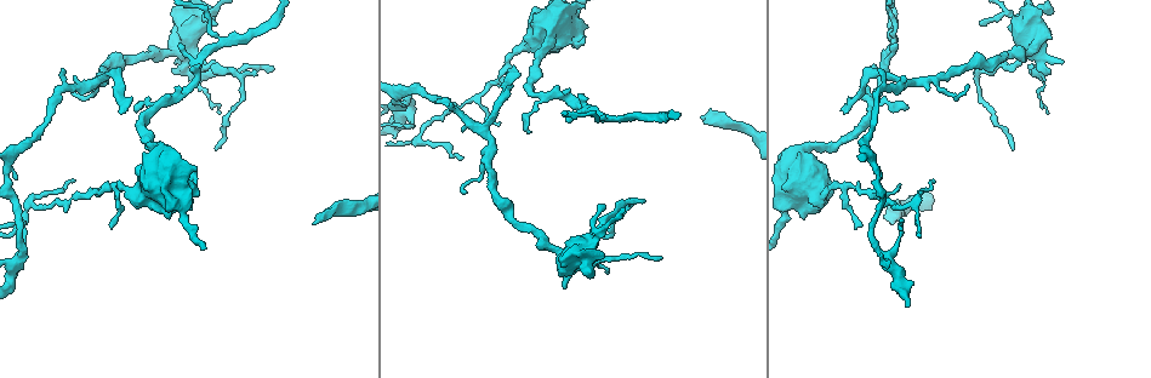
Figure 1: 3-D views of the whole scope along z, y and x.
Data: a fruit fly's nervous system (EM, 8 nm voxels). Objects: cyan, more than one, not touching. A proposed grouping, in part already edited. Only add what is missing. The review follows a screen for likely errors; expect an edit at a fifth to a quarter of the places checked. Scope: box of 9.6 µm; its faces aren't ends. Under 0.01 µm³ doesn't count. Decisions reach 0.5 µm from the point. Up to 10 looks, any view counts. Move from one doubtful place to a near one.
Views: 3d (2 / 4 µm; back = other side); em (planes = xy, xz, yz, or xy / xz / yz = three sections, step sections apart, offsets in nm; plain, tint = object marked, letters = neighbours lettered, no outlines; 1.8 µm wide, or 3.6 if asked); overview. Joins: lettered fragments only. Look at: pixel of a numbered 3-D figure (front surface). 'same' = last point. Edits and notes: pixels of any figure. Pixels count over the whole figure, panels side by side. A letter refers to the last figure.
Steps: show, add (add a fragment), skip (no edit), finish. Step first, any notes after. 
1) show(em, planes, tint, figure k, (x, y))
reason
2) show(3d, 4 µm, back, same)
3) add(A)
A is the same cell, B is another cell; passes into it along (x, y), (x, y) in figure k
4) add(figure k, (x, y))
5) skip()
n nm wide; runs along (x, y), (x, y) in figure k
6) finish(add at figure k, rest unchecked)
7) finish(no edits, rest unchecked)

show(em, planes, tint, figure 1, (410, 112))

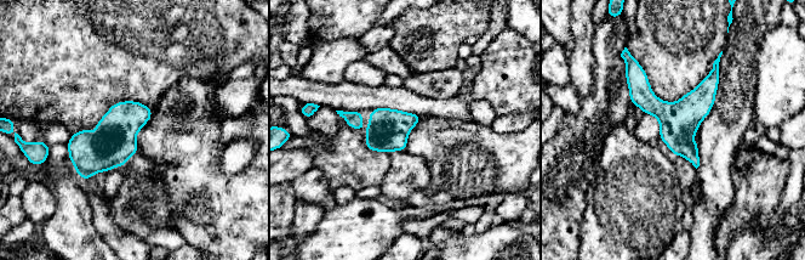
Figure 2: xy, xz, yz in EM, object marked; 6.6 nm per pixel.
show(em, planes, letters, same)
what lies round it

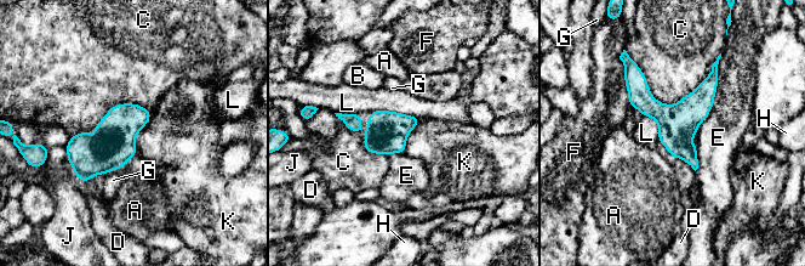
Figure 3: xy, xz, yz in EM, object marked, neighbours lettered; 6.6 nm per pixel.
skip()
A, B, C, D, E, F, G, H, J, K and L are other cells; runs along (629, 75), (675, 129), (695, 165) in figure 3; no lettered fragment goes on from it

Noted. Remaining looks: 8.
show(em, yz, step 8, tint, figure 1, (510, 70))
thin end

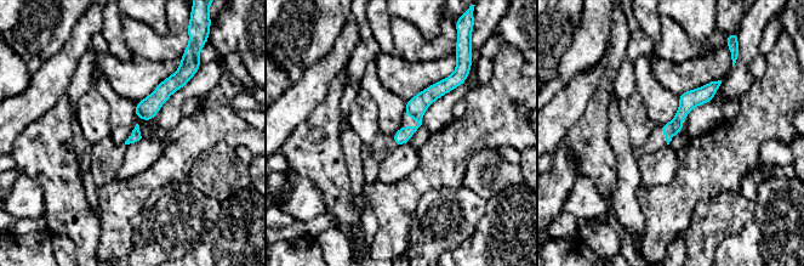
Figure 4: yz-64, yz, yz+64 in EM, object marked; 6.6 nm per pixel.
show(em, planes, letters, same)

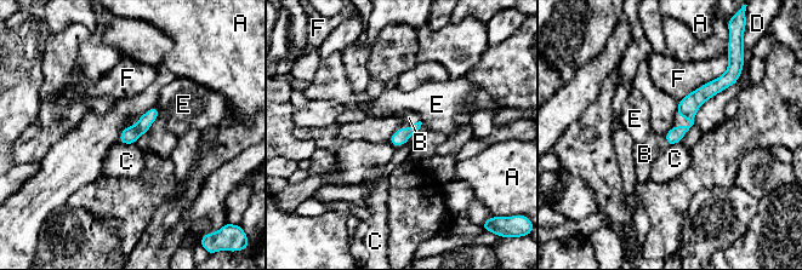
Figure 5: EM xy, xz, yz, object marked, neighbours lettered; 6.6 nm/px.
add(B)
110 nm wide; B is the same cell, A, C, D, E and F are other cells; passes into it along (400, 137), (411, 126), (409, 118) in figure 5; the cell continues

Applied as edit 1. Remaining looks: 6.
show(em, xz, step 4, tint, figure 1, (1040, 67))
abrupt turn

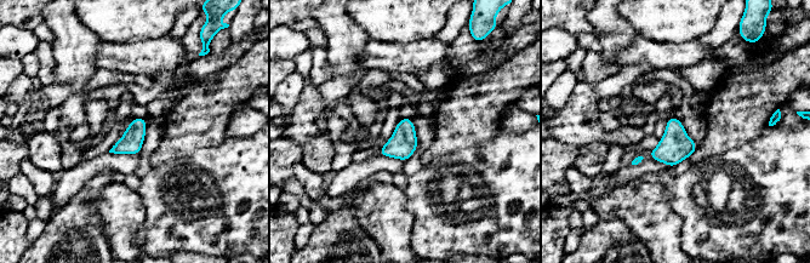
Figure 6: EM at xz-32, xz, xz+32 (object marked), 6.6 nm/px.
show(em, planes, letters, same)
another direction

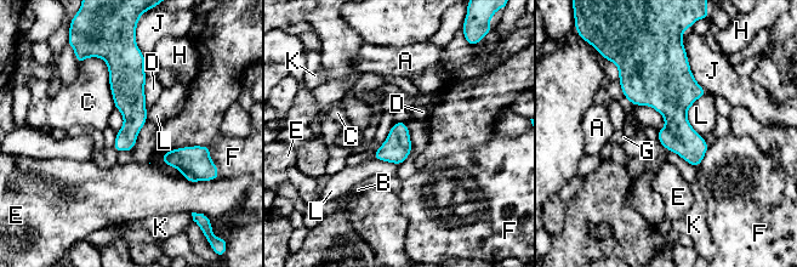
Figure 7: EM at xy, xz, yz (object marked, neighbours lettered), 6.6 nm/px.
skip()
A, B, C, D, E, F, G, H, J, K and L are other cells; border along (112, 148), (117, 151) in figure 7; none of them fits

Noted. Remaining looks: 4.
show(em, xy, step 4, letters, figure 1, (894, 223))
branch stops here

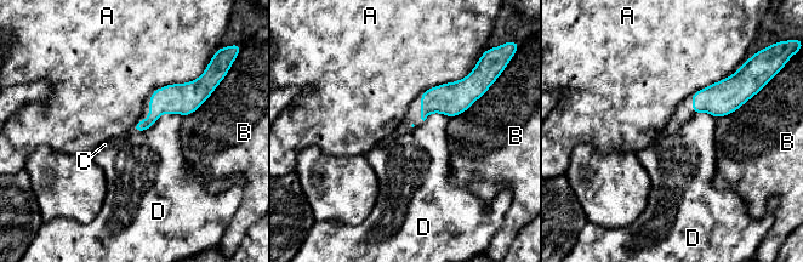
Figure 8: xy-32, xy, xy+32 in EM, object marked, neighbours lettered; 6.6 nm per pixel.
show(em, planes, letters, same)
cut it another way

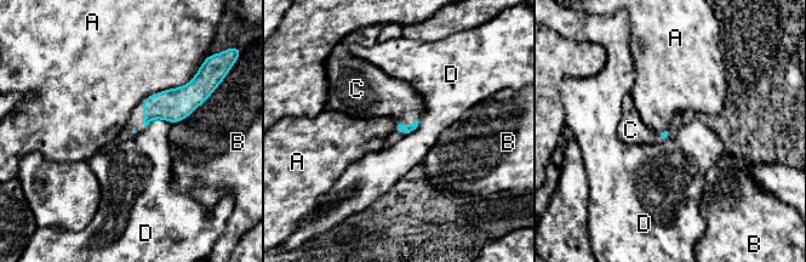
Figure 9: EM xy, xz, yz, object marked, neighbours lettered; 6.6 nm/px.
add(C)
C is the same cell, A, B and D are other cells; passes into it along (406, 129), (407, 125), (383, 96) in figure 9; the cell continues

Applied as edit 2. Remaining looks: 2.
finish(add at figure 5, add at figure 9, rest unchecked)

